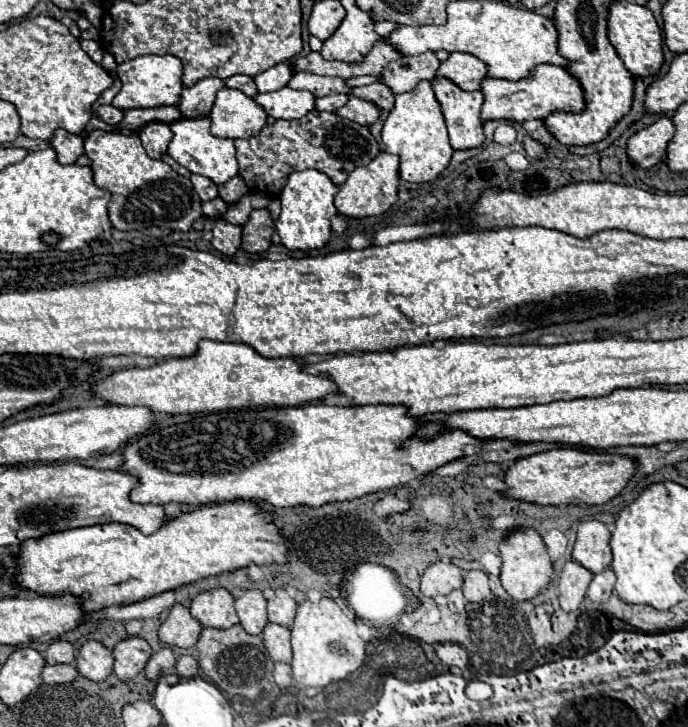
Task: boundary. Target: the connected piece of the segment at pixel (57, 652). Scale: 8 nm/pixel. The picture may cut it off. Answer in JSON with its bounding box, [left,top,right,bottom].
[44,641,74,665]

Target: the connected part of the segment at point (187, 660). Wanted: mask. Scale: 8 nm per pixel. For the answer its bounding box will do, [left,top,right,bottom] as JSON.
[176,655,198,677]

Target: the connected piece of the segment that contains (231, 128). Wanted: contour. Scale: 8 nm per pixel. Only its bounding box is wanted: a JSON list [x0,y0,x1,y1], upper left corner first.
[210,89,266,139]

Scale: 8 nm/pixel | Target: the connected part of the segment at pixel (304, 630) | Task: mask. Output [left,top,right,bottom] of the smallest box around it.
[292,597,366,687]

